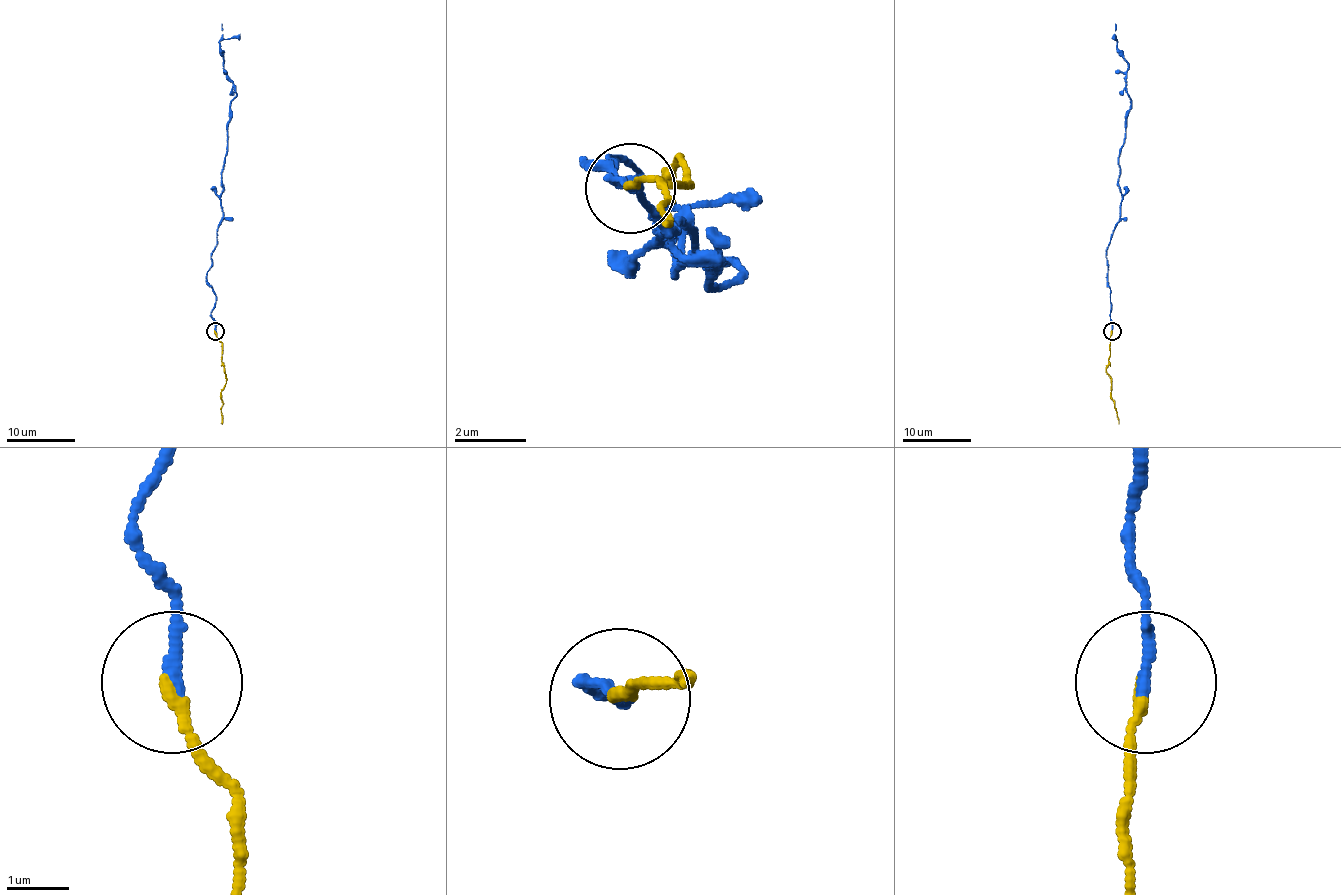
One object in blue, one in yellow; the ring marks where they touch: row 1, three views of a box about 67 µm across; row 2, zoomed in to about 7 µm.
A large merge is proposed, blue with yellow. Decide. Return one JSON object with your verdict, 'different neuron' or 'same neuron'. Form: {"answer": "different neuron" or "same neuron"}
{"answer": "same neuron"}

